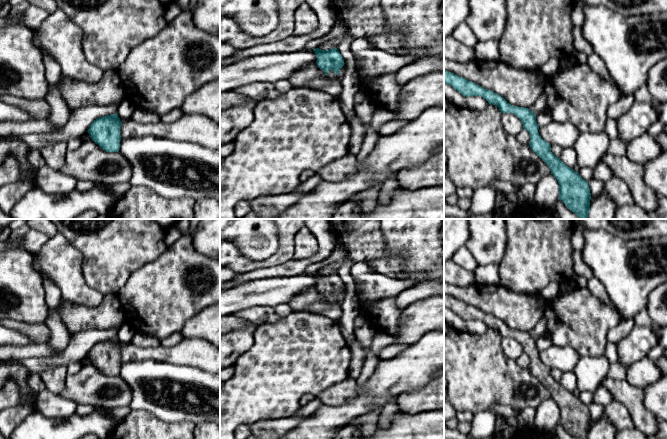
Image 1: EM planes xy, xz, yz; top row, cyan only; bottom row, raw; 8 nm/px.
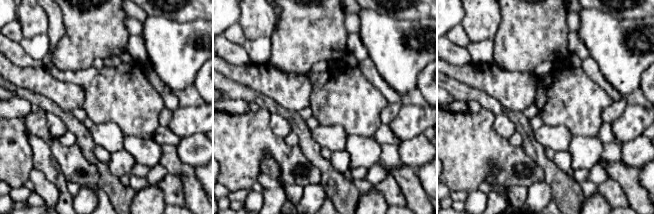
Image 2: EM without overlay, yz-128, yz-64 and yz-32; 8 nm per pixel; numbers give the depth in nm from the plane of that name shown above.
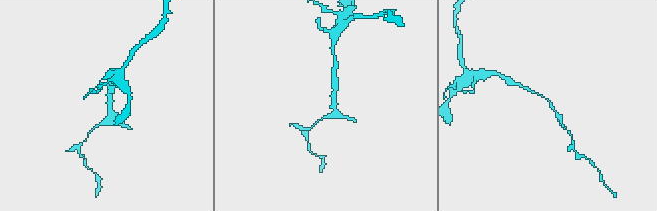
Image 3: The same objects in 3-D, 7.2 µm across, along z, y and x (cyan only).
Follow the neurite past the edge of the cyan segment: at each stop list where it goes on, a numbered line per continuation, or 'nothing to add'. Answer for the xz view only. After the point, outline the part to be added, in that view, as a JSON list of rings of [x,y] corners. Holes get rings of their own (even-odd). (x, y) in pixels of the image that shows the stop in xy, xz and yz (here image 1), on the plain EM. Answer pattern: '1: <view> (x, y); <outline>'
nothing to add

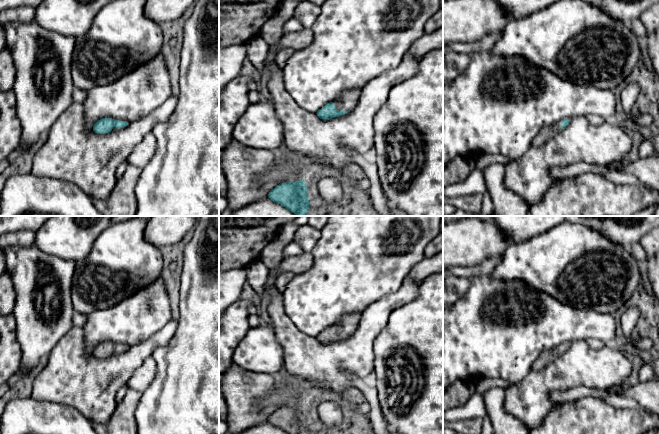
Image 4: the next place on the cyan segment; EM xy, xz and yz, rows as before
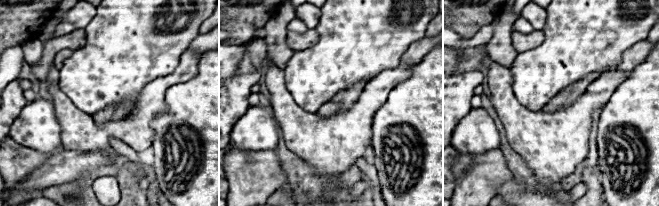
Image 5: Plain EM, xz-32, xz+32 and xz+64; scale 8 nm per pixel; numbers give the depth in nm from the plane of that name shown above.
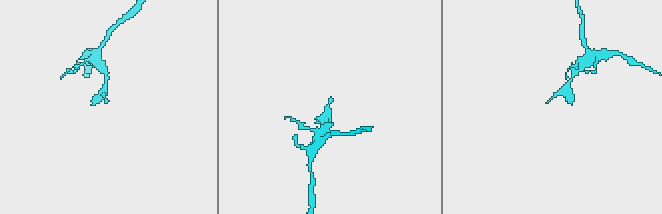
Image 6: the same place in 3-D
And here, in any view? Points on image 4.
1: xz (347, 325); [[[355,313],[349,316],[342,318],[338,323],[336,323],[333,327],[338,335],[348,335],[352,334],[359,322],[361,317],[361,313]]]

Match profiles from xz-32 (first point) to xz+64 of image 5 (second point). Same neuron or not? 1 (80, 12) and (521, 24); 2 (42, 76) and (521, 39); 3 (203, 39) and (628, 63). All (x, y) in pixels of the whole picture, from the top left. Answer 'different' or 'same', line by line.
1: different
2: same
3: same

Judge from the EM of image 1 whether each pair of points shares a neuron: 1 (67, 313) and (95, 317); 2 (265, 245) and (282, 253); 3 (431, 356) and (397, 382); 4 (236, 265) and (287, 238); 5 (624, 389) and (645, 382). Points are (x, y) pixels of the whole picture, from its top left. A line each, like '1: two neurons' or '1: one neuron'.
1: one neuron
2: two neurons
3: one neuron
4: one neuron
5: two neurons

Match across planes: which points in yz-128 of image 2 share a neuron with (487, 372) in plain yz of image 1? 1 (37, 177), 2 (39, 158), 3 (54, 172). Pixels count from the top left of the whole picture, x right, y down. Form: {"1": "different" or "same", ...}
{"1": "different", "2": "different", "3": "different"}

